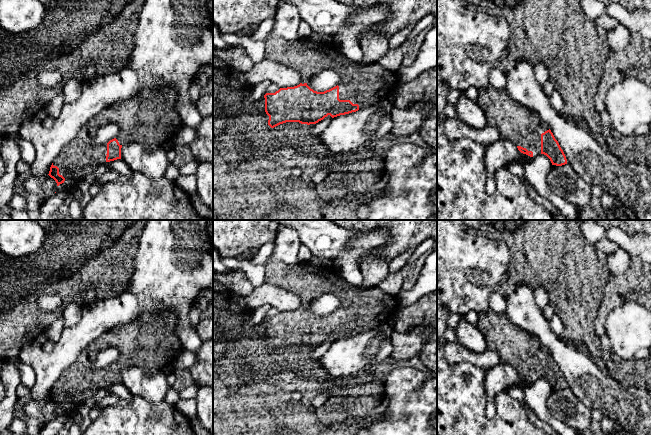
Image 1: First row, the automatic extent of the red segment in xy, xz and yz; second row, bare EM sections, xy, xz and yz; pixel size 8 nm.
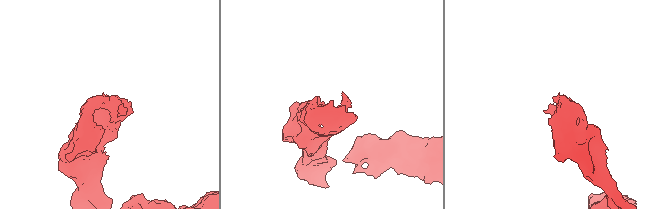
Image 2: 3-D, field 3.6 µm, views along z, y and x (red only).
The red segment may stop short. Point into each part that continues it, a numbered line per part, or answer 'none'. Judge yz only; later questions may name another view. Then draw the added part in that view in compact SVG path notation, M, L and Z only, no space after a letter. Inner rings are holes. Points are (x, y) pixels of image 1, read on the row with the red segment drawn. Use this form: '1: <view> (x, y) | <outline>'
1: yz (522, 126) | M492 85L479 90L477 103L485 111L488 124L499 129L501 140L509 140L516 146L532 151L533 158L541 154L541 134L549 127L533 110L513 100L505 88L496 89Z

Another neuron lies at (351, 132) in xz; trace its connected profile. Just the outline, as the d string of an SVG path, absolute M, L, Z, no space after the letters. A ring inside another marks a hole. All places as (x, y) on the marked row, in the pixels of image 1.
M387 96L370 107L334 117L320 135L320 142L332 155L364 149L390 134L394 107L394 102Z

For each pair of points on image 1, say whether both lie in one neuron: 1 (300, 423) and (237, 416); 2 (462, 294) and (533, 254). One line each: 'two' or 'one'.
1: one
2: two

